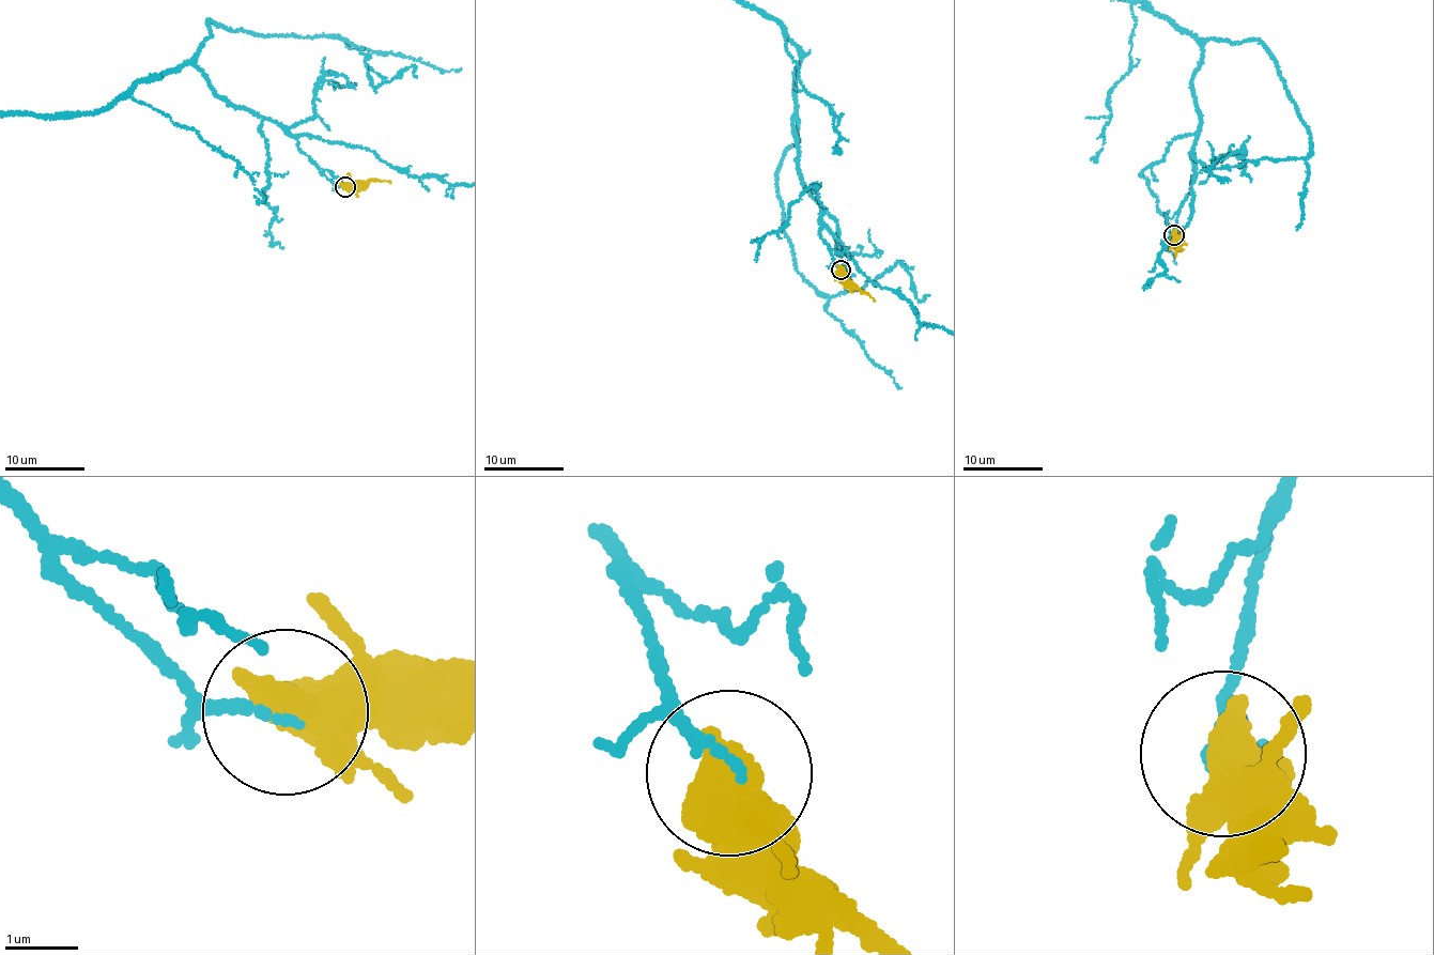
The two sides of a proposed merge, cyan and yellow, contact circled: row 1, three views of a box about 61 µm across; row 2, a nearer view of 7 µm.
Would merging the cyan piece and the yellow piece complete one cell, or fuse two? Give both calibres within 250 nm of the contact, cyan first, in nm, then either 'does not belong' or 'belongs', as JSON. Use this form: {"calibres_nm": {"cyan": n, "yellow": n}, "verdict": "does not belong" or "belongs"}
{"calibres_nm": {"cyan": 130, "yellow": 550}, "verdict": "does not belong"}

